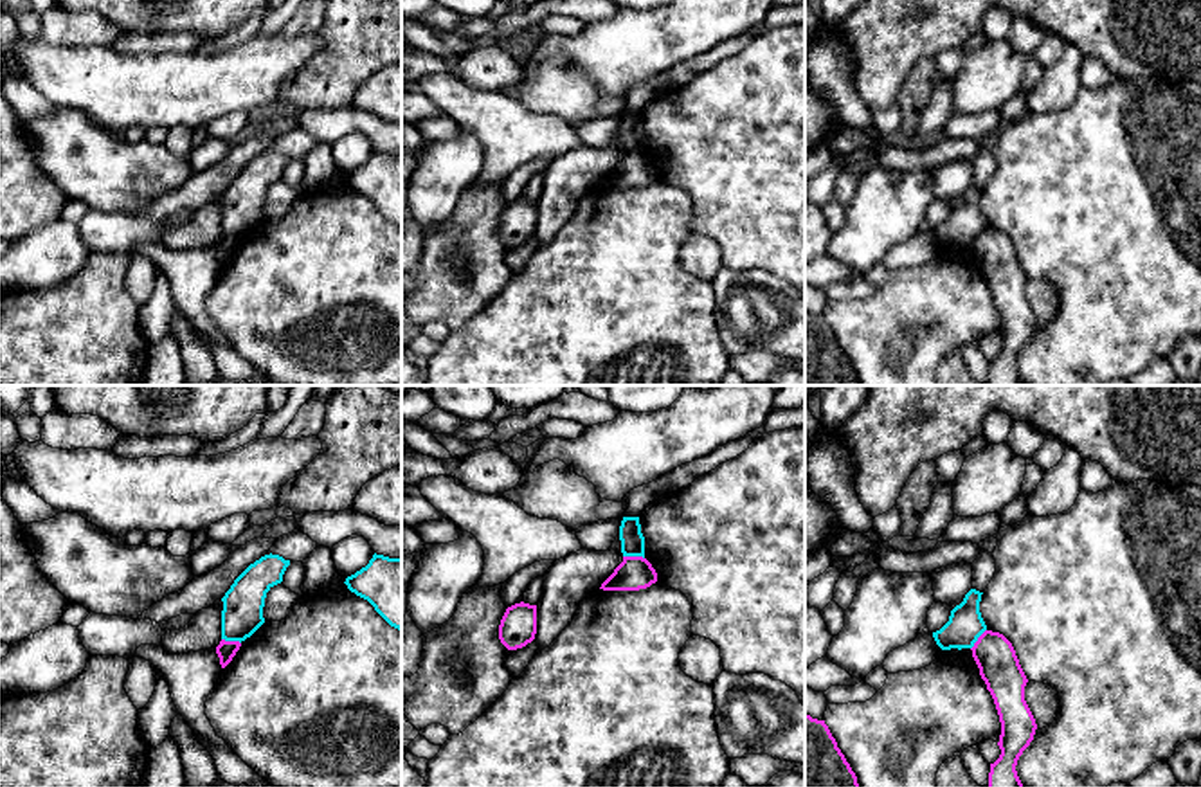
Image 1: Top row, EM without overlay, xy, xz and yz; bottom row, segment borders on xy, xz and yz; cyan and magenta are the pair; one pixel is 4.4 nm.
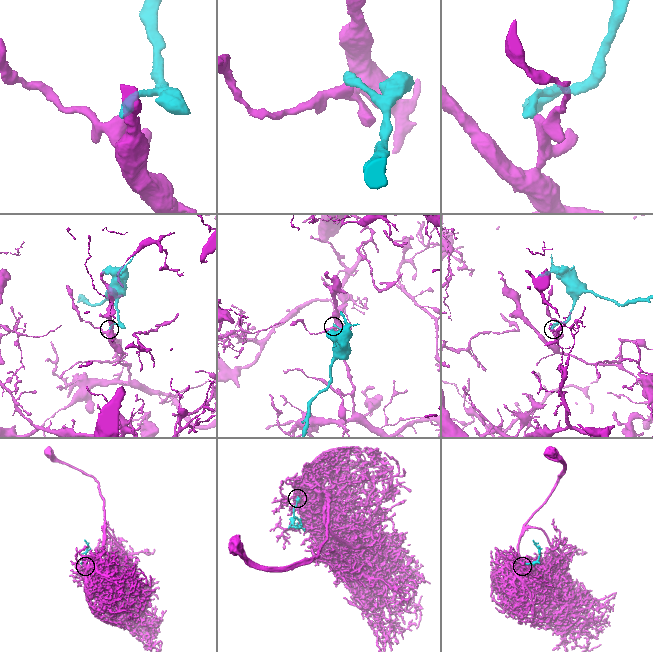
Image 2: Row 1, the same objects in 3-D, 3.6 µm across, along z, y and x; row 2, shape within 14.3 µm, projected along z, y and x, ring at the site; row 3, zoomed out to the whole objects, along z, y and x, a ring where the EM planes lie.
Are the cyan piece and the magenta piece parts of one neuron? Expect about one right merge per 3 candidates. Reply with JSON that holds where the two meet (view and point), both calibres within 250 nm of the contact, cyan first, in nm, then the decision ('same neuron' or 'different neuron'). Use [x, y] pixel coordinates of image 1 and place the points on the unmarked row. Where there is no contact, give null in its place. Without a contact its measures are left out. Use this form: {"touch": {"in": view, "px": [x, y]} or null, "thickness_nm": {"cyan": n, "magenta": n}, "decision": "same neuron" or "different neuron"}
{"touch": {"in": "xz", "px": [634, 152]}, "thickness_nm": {"cyan": 110, "magenta": 150}, "decision": "different neuron"}

